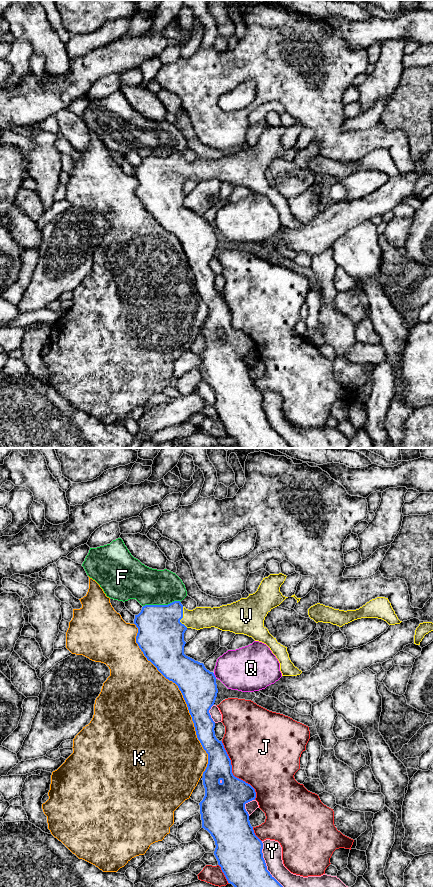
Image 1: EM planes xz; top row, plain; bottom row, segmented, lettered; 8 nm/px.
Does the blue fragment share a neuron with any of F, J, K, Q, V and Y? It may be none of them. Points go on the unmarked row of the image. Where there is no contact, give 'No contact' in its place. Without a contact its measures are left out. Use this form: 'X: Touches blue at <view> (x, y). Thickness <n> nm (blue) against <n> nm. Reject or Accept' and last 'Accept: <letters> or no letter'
F: Touches blue at xz (161, 157). Thickness 380 nm (blue) against 300 nm. Reject
J: Touches blue at xz (232, 325). Thickness 340 nm (blue) against 460 nm. Reject
K: Touches blue at xz (183, 249). Thickness 300 nm (blue) against 500 nm. Reject
Q: Touches blue at xz (214, 227). Thickness 300 nm (blue) against 340 nm. Reject
V: Touches blue at xz (182, 169). Thickness 380 nm (blue) against 180 nm. Accept
Y: Touches blue at xz (266, 420). Thickness 360 nm (blue) against 160 nm. Reject
Accept: V

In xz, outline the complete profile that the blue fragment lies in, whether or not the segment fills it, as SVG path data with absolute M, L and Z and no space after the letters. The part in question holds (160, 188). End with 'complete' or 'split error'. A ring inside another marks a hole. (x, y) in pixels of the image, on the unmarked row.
M282 125L270 126L268 129L263 130L255 145L249 146L247 150L241 150L231 156L213 160L196 159L193 162L186 161L180 153L174 153L168 157L145 157L142 159L141 164L138 167L135 167L134 171L134 176L138 180L136 195L147 212L150 213L166 231L172 233L178 238L192 269L197 290L203 301L208 306L208 316L203 324L202 330L205 340L205 348L199 355L202 380L207 382L213 389L216 397L214 407L218 413L218 417L221 419L228 435L232 436L237 441L237 445L241 448L291 447L267 422L262 405L263 395L255 387L253 379L250 376L249 366L245 361L245 356L255 352L255 341L250 336L233 327L231 312L222 293L219 293L215 288L215 274L211 270L209 262L214 257L218 245L216 229L213 224L210 224L205 220L203 215L195 213L184 206L184 198L186 196L184 193L184 185L188 180L200 182L203 180L215 179L222 183L230 183L235 186L247 187L252 189L255 193L266 196L270 200L280 215L280 223L282 228L300 227L302 223L295 219L291 214L287 204L287 199L278 195L276 190L274 190L264 178L264 172L267 166L288 150L283 148L280 144L280 139L284 135L286 129L287 128Z; split error

